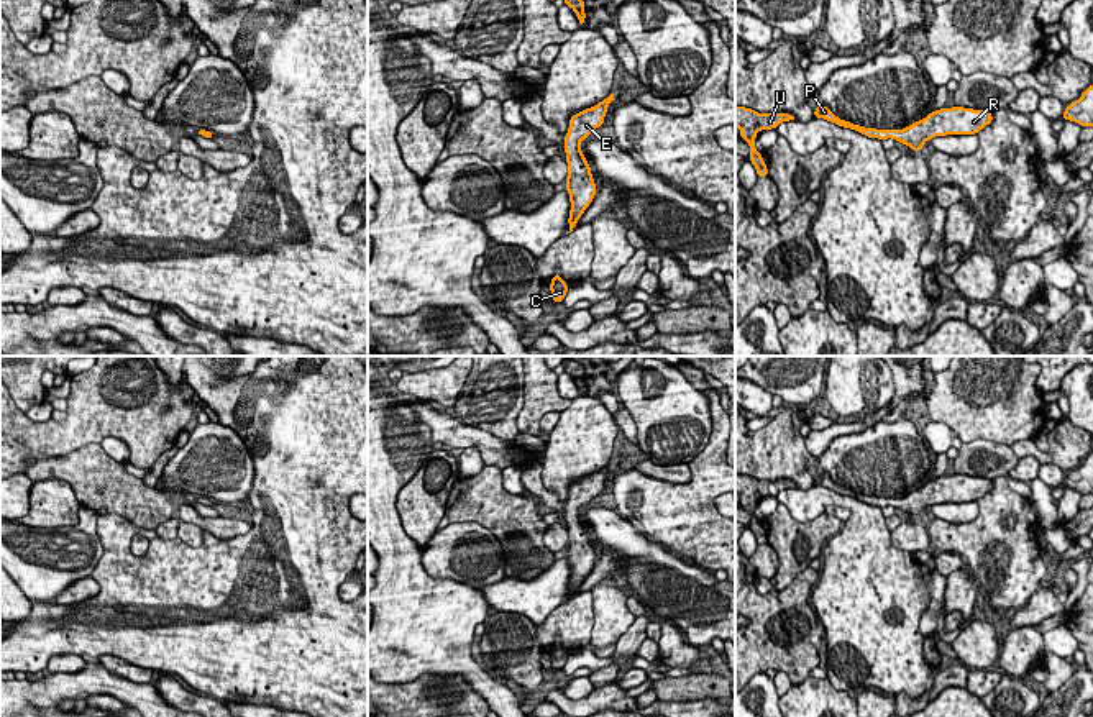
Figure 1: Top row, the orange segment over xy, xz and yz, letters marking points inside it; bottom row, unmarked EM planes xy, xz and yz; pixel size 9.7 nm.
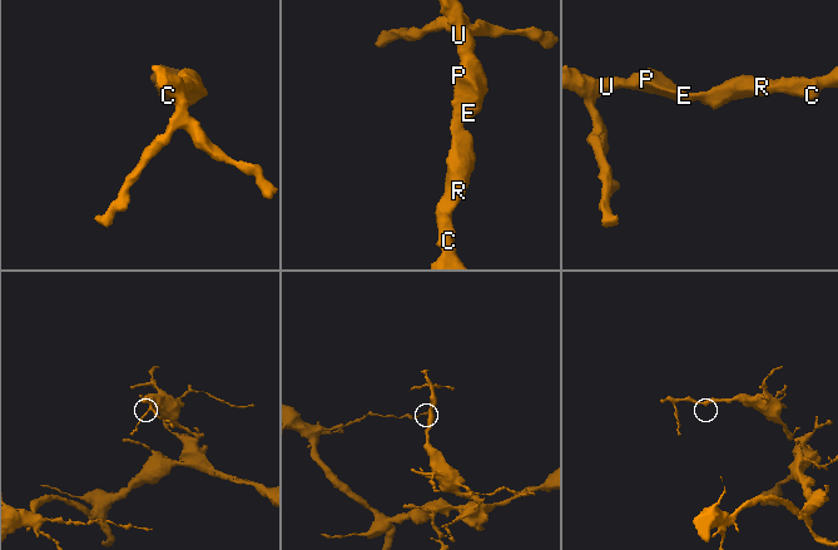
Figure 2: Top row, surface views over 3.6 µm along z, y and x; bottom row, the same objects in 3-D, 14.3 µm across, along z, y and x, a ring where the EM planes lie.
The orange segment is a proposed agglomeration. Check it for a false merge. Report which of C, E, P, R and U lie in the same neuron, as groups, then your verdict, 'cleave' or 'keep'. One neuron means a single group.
groups C E P R U; keep

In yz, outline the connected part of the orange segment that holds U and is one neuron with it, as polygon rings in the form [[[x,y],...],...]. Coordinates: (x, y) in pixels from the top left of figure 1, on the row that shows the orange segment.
[[[735,107],[735,125],[740,130],[740,138],[743,138],[750,146],[750,161],[755,166],[758,177],[768,177],[768,169],[761,153],[755,149],[757,133],[761,130],[778,128],[780,123],[788,120],[796,121],[796,116],[788,113],[758,113],[752,108]]]

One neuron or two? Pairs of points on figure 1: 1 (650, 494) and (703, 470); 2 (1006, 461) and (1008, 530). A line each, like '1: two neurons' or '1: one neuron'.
1: one neuron
2: two neurons

